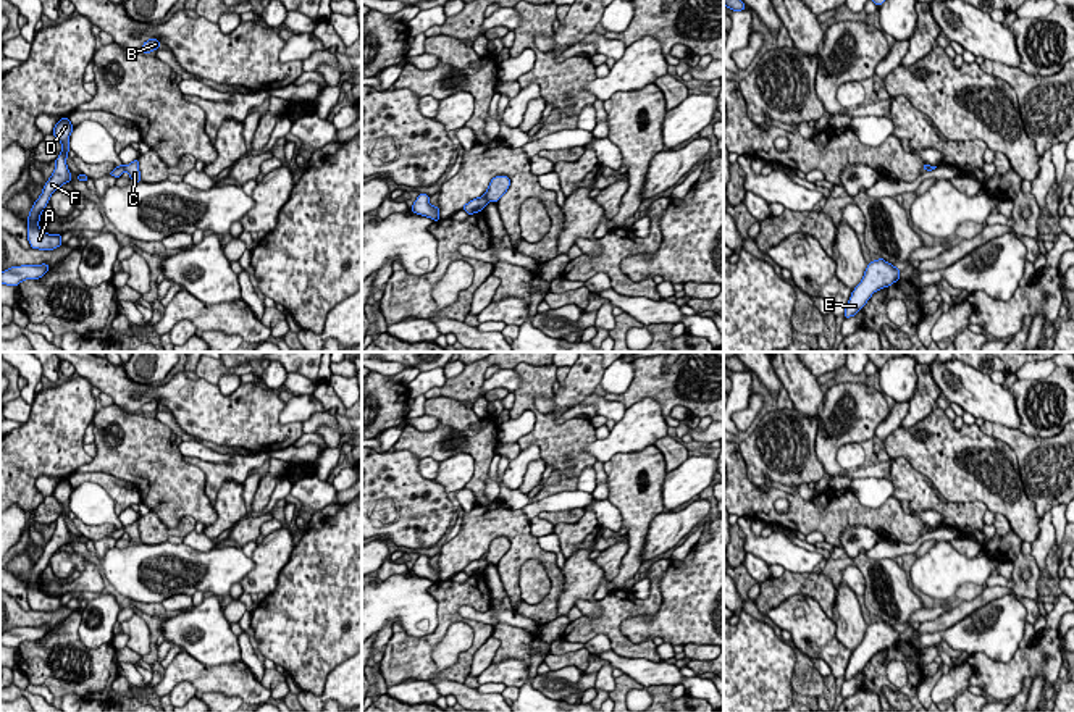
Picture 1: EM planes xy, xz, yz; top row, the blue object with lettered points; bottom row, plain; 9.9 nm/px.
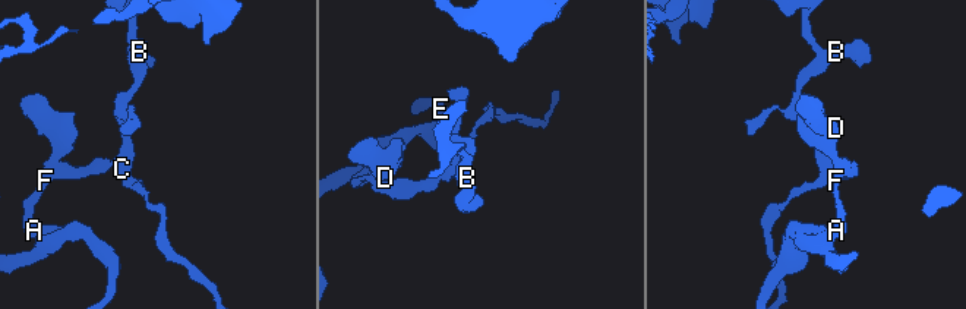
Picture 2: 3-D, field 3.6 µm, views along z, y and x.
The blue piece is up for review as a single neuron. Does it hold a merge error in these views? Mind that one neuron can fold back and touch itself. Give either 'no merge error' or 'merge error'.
merge error

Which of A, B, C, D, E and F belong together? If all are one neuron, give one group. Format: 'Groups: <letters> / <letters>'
Groups: A D E F / B C

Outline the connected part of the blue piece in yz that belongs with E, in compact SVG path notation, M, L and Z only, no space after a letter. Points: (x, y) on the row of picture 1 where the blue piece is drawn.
M883 258L867 263L862 281L854 287L846 304L845 318L854 316L875 291L896 283L900 273L896 266L887 263Z

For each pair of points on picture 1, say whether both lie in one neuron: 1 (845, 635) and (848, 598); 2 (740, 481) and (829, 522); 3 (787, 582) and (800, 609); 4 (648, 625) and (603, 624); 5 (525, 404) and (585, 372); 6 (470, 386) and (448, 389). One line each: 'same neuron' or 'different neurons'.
1: same neuron
2: same neuron
3: different neurons
4: different neurons
5: different neurons
6: same neuron

